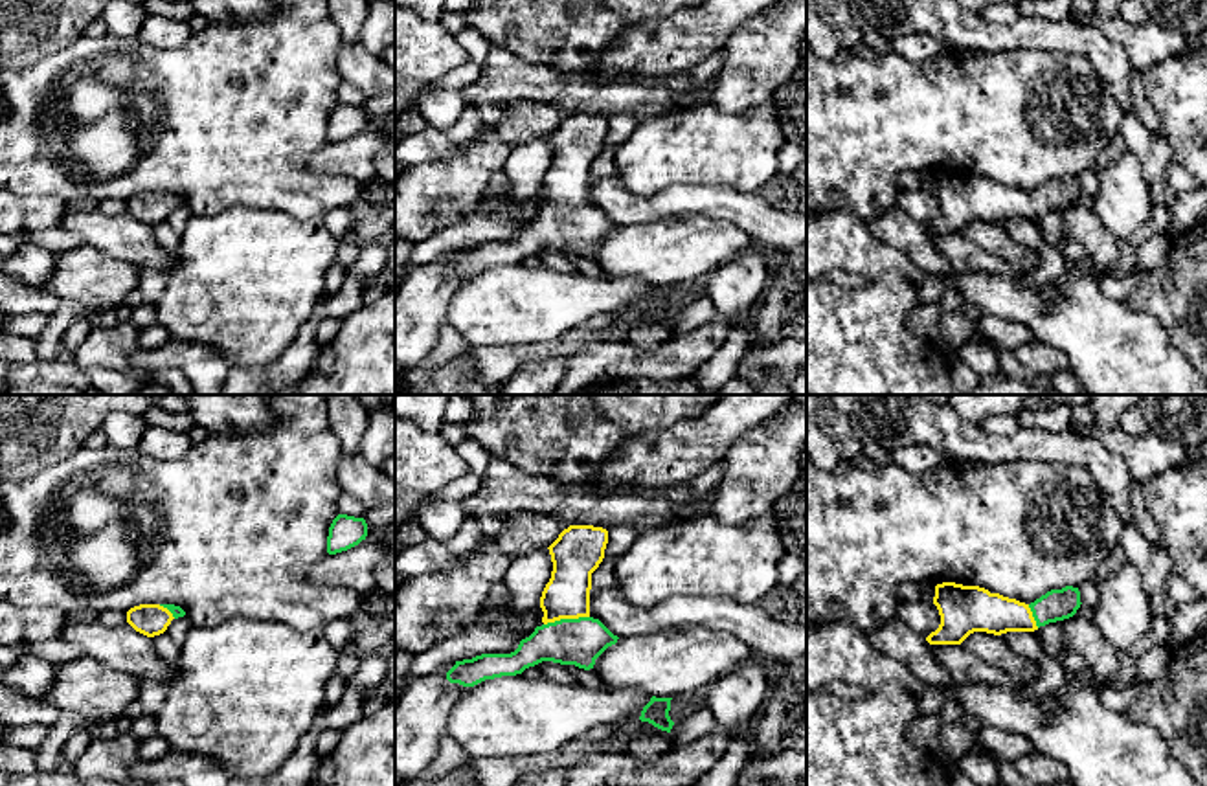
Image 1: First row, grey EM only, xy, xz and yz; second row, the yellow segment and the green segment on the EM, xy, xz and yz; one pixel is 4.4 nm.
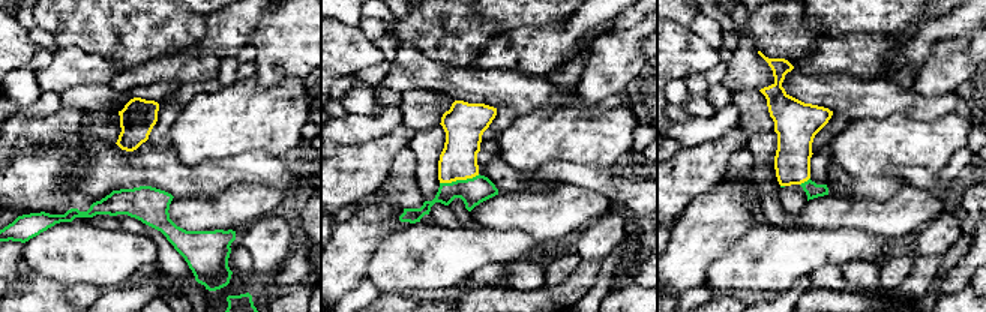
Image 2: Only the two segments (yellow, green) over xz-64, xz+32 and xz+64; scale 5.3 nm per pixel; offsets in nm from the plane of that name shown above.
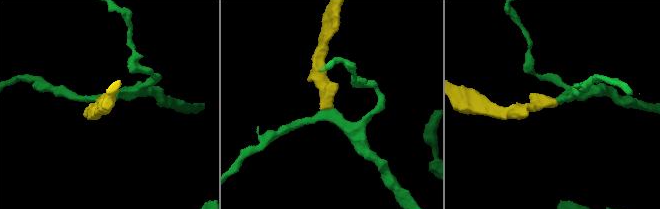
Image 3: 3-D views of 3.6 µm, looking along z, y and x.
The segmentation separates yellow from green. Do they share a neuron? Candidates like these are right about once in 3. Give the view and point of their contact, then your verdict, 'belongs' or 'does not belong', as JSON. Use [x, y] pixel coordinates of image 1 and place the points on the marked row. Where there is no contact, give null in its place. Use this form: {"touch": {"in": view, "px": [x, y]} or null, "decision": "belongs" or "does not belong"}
{"touch": {"in": "xz", "px": [566, 617]}, "decision": "belongs"}

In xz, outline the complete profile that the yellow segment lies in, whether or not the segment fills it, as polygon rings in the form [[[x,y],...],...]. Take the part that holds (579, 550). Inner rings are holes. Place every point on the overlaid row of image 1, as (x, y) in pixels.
[[[603,527],[564,529],[547,547],[553,571],[540,597],[544,624],[511,654],[481,654],[456,661],[446,679],[474,687],[485,679],[522,674],[542,661],[593,668],[595,659],[619,639],[590,615],[592,573],[603,562],[606,544],[608,531]]]

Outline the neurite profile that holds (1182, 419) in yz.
[[[1143,395],[1137,406],[1165,441],[1198,446],[1207,439],[1207,395]]]

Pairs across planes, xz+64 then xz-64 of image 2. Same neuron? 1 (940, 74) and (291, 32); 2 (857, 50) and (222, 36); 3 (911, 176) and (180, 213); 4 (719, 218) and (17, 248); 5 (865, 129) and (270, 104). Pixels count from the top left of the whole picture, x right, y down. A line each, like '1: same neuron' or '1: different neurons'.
1: same neuron
2: same neuron
3: different neurons
4: same neuron
5: same neuron

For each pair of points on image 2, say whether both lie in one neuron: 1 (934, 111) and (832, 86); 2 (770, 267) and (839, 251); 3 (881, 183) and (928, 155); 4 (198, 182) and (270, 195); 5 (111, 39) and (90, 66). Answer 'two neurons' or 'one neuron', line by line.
1: one neuron
2: one neuron
3: one neuron
4: two neurons
5: two neurons

